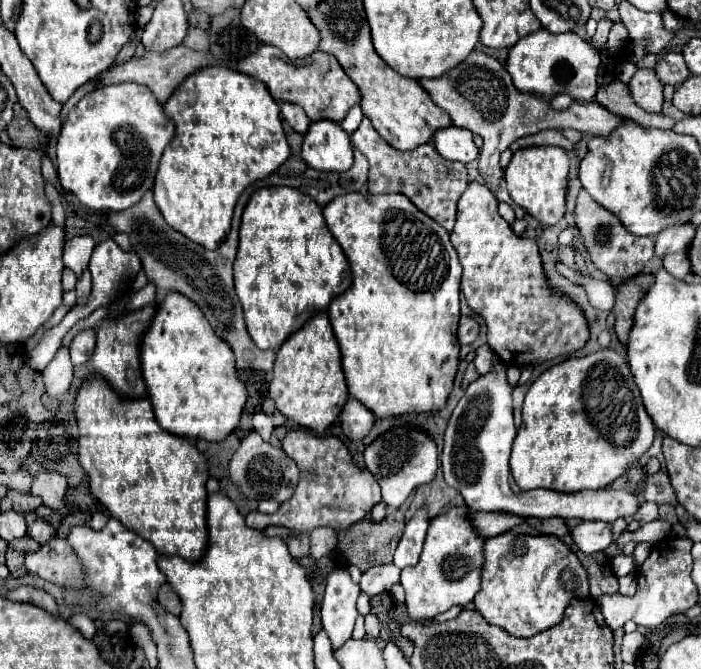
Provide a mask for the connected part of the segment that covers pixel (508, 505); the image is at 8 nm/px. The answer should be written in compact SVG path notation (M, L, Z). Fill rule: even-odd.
M497 364L493 372L479 376L459 400L445 430L445 444L441 454L441 468L445 482L457 488L465 504L479 512L515 512L519 516L535 518L579 518L613 522L617 518L633 518L641 500L631 490L603 488L597 492L575 492L573 496L547 489L515 493L509 488L509 456L517 428L513 422L511 404L513 386L507 382L507 368Z

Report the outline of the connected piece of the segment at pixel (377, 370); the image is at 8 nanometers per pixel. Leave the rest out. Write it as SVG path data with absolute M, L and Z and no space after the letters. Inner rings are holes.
M353 192L353 194L337 196L337 200L333 200L329 206L323 208L323 216L327 220L331 234L341 244L341 248L351 264L351 270L353 270L353 286L349 288L349 292L343 292L343 296L337 296L329 304L329 310L327 310L331 326L335 330L335 338L337 338L341 354L343 354L343 372L345 372L351 396L355 400L359 400L361 404L365 404L365 408L369 408L377 418L403 416L403 414L433 414L433 412L443 410L443 406L447 404L447 398L453 390L453 380L455 380L455 374L459 368L459 348L461 348L459 342L455 342L457 340L457 324L459 324L459 316L461 316L459 314L461 264L457 260L455 248L449 242L449 234L435 220L431 220L427 214L417 210L417 206L413 206L411 200L407 200L407 196L403 196L403 194L371 196L371 194Z

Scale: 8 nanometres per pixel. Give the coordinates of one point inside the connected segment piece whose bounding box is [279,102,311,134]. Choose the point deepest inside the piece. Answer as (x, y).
(294, 116)

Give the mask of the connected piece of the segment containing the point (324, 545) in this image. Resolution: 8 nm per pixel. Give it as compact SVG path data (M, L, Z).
M315 528L311 532L311 554L323 558L337 546L337 532L333 528Z

